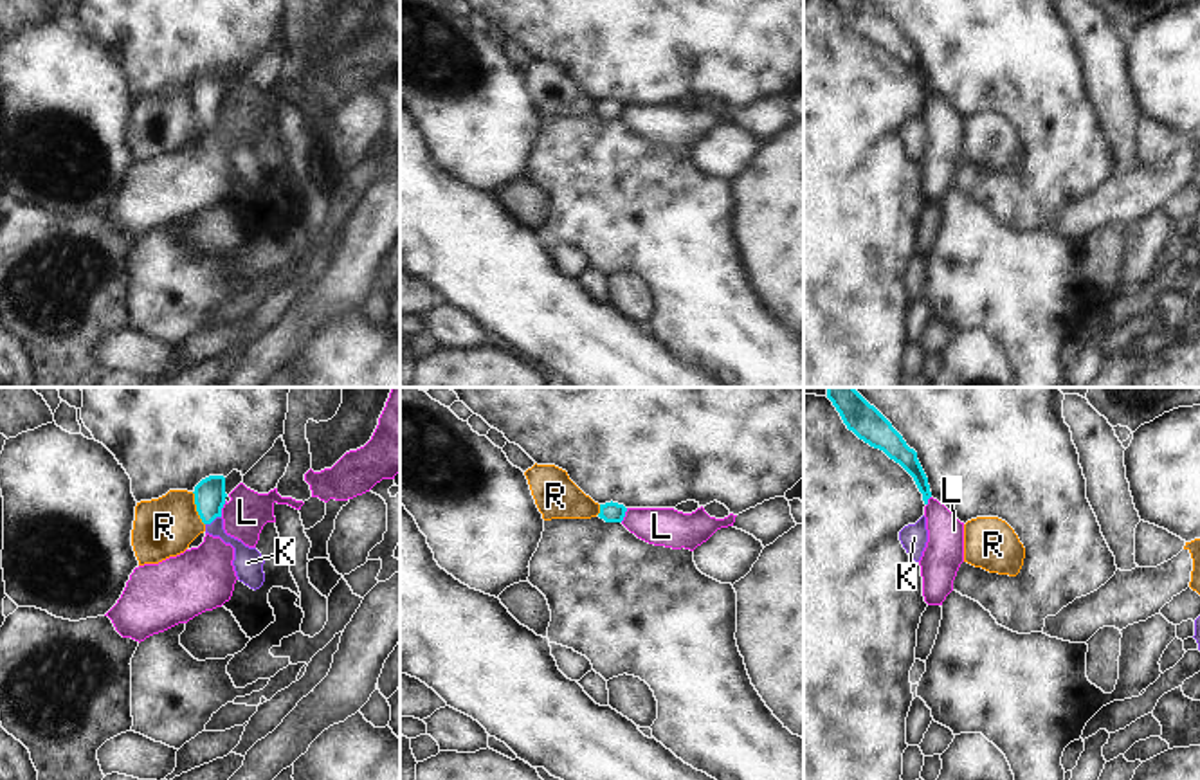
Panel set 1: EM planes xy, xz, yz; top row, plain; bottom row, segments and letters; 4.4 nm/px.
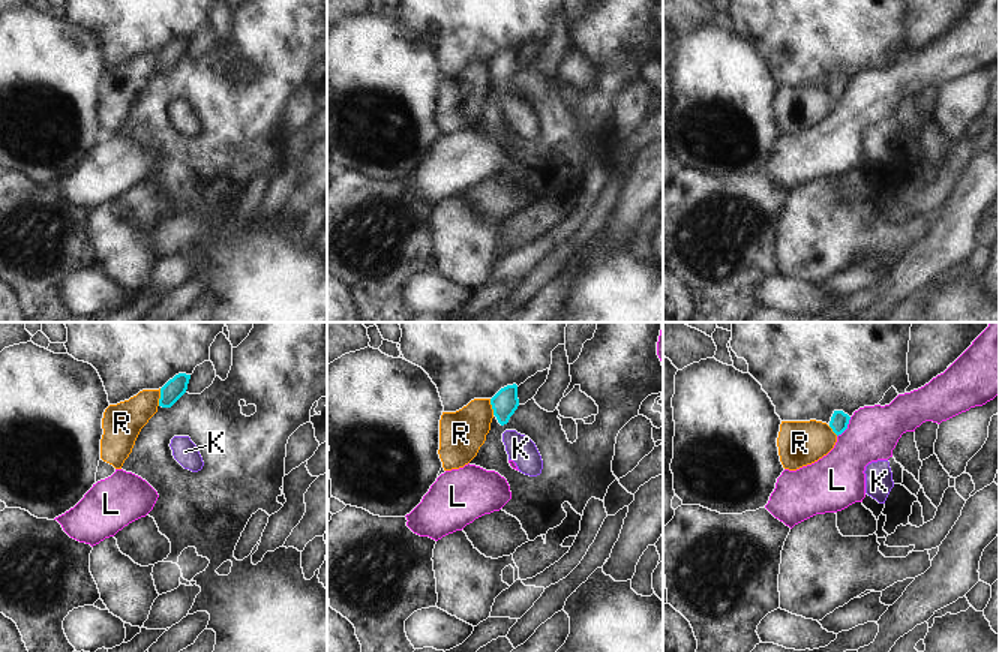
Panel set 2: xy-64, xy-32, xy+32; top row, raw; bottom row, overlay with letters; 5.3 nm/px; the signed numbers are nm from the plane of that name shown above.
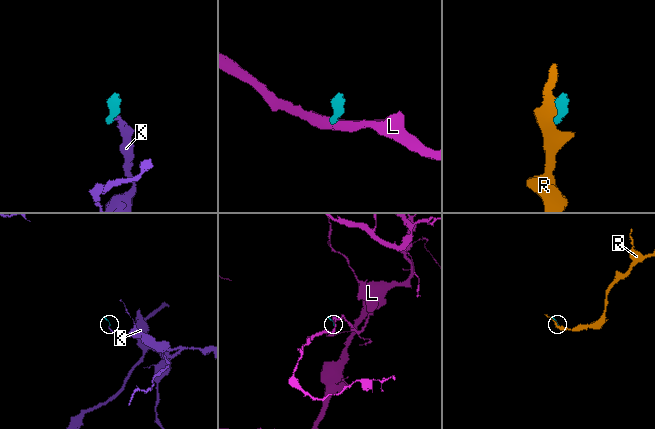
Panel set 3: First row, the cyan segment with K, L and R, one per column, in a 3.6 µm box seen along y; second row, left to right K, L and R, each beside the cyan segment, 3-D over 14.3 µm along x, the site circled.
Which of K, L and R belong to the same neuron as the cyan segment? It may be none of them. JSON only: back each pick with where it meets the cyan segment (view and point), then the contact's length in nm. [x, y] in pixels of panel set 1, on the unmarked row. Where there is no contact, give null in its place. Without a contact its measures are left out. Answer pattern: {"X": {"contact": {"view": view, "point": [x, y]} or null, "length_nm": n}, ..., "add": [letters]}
{"K": {"contact": {"view": "xy", "point": [213, 116]}, "length_nm": 80}, "add": ["K"]}

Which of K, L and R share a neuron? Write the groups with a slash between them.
K / L / R

